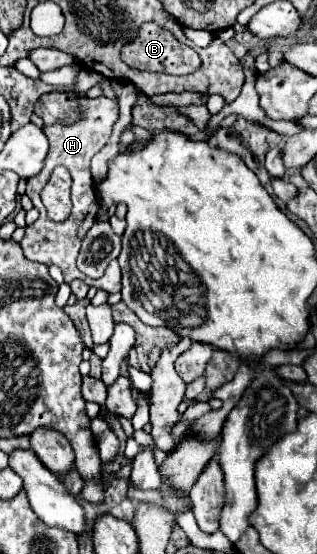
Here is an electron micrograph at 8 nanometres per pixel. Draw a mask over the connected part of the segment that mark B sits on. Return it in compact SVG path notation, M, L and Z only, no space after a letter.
M152 22L142 24L140 30L138 30L138 36L132 42L124 44L124 48L122 48L122 60L128 66L138 68L138 70L166 72L166 74L190 74L196 68L200 68L200 56L190 46L180 44L172 36L172 32L168 32L166 28L162 28L158 24L152 24Z

